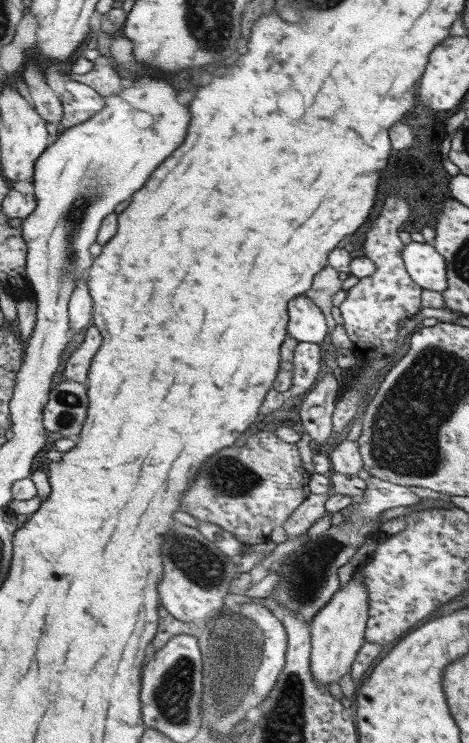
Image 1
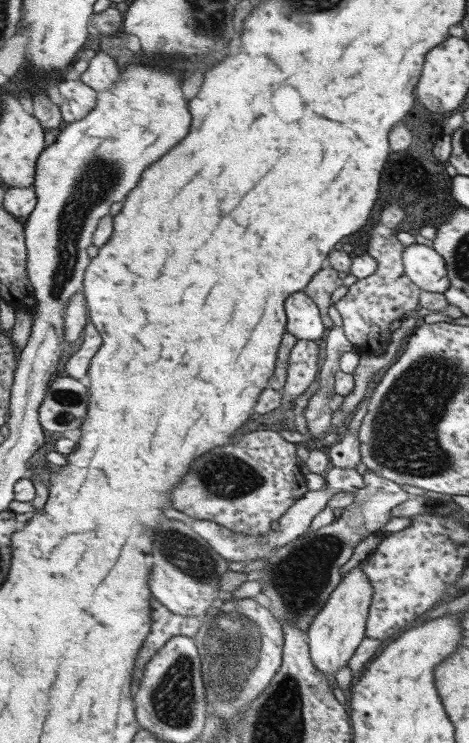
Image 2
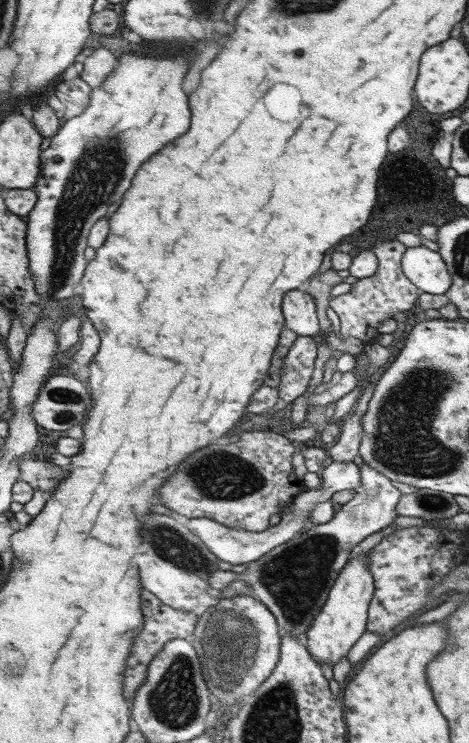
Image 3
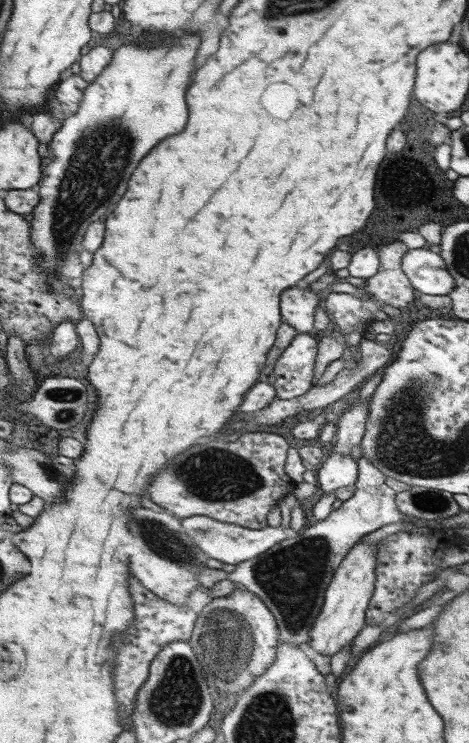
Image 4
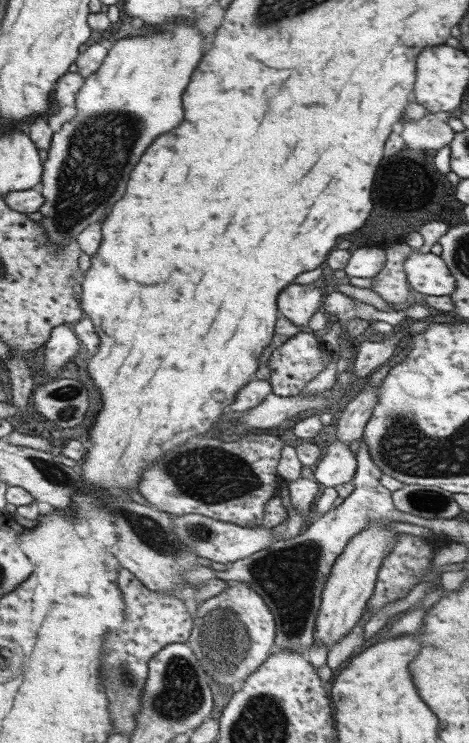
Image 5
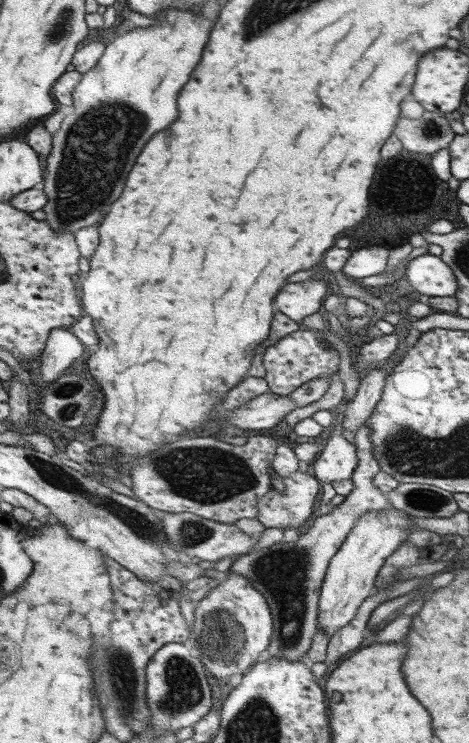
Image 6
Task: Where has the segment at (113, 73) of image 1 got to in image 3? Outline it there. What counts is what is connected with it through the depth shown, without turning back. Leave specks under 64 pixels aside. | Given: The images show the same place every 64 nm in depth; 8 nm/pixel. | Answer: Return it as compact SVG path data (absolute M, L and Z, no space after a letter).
M99 47L86 57L84 65L85 68L79 76L92 89L97 89L103 85L109 74L113 74L114 68L118 66L118 60L113 52L109 52L107 48Z

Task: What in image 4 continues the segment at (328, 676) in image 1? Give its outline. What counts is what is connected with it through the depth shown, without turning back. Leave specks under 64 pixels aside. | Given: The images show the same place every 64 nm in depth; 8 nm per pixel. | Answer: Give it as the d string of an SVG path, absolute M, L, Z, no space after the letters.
M359 540L354 544L343 557L343 564L335 569L333 578L325 590L324 601L322 602L321 613L309 632L309 648L312 648L323 656L331 656L339 652L348 642L351 642L357 633L364 627L368 619L366 608L369 606L373 592L373 568L378 566L377 552L378 542L367 545Z

